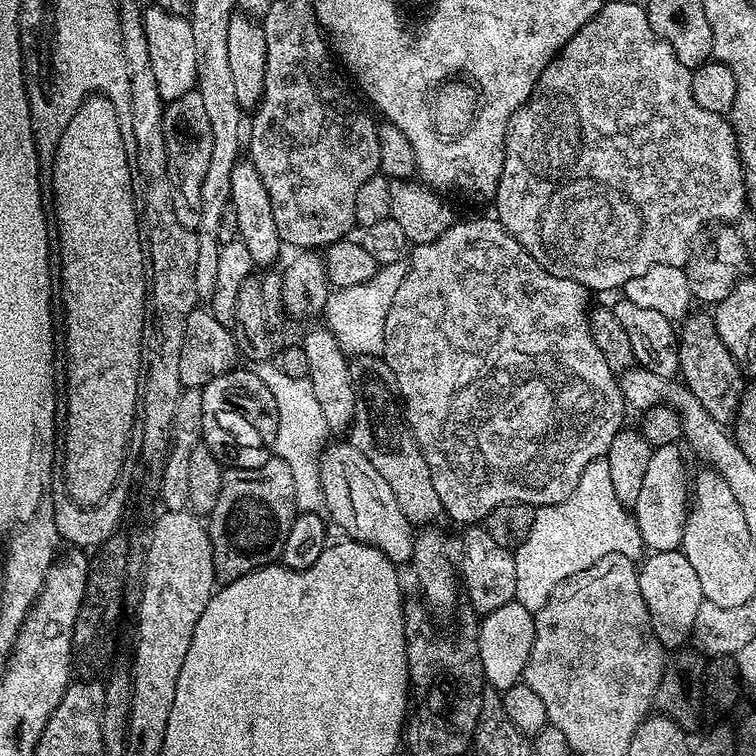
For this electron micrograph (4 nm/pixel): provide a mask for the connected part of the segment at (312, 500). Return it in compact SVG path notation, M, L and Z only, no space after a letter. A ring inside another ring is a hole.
M281 375L279 379L277 384L271 385L278 410L274 456L275 459L286 462L286 466L290 466L290 474L294 474L297 509L300 512L320 512L324 507L320 481L320 453L330 436L326 418L322 418L322 410L314 398L314 386L309 380L295 380L285 375Z

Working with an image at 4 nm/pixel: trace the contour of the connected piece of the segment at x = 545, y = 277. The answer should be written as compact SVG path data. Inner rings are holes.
M491 219L464 220L461 224L460 221L454 222L450 230L434 238L434 242L417 244L411 249L406 260L406 278L402 278L402 286L398 286L394 302L390 302L390 314L386 314L384 331L382 358L390 370L394 370L412 437L416 439L422 458L426 458L426 466L430 466L434 490L438 490L438 498L442 498L444 516L457 520L460 526L479 525L499 504L543 506L570 498L570 494L574 494L574 486L578 486L578 478L582 478L582 470L590 466L590 462L607 457L610 442L614 442L626 424L626 405L617 373L606 362L602 350L598 350L588 325L589 289L573 280L550 274L506 231L499 219Z

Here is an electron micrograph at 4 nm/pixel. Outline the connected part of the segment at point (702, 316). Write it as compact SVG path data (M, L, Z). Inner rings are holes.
M695 312L683 321L684 329L681 327L678 332L679 375L683 384L694 394L694 398L702 402L706 414L710 414L714 422L728 426L735 421L736 410L740 406L741 398L744 397L746 377L734 362L730 352L726 350L722 338L718 338L715 319L709 313L707 316L704 312Z

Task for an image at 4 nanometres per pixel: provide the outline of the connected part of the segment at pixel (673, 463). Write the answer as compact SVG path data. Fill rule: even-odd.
M675 444L655 449L646 469L646 478L642 481L642 491L638 493L638 502L634 509L636 525L642 534L642 542L649 553L675 552L679 549L684 533L684 522L688 516L688 484L684 482L684 460L680 457L681 449Z

